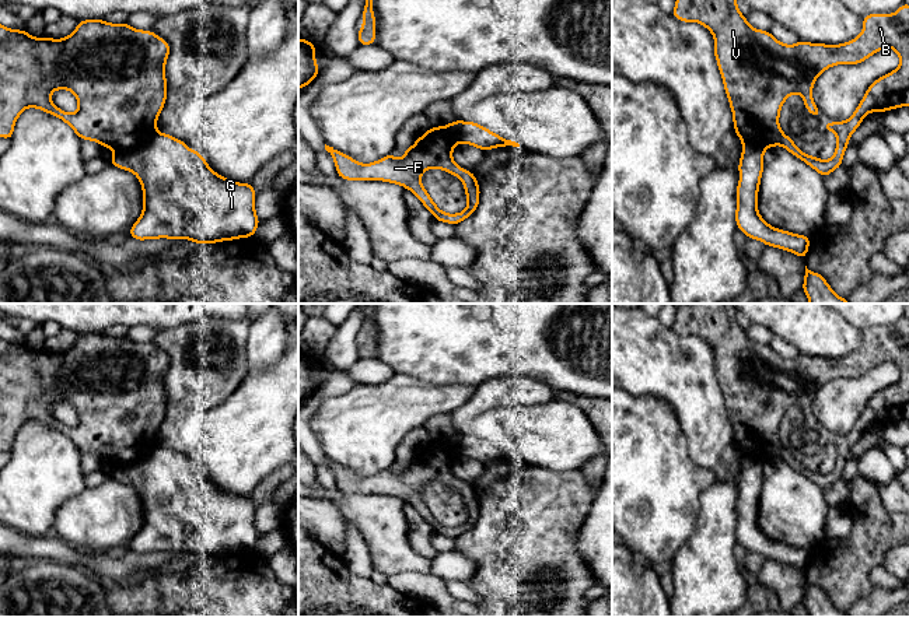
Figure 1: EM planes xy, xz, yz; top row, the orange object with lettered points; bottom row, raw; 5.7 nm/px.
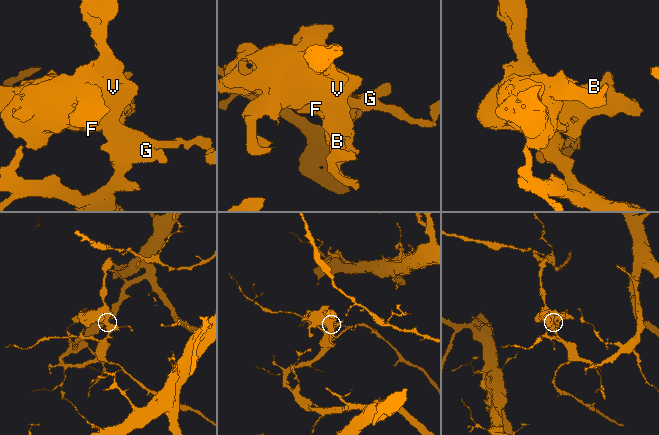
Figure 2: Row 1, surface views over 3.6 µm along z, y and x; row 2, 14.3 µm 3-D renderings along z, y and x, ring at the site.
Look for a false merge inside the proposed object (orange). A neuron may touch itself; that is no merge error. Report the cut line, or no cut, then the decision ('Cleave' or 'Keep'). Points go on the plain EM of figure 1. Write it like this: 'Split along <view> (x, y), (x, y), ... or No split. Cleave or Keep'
Split along xy (157, 447), (137, 462), (115, 465). Cleave

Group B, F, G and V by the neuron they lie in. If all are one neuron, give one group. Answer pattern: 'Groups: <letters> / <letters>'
Groups: B F V / G

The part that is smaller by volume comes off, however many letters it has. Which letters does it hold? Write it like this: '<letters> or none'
B, F, V

